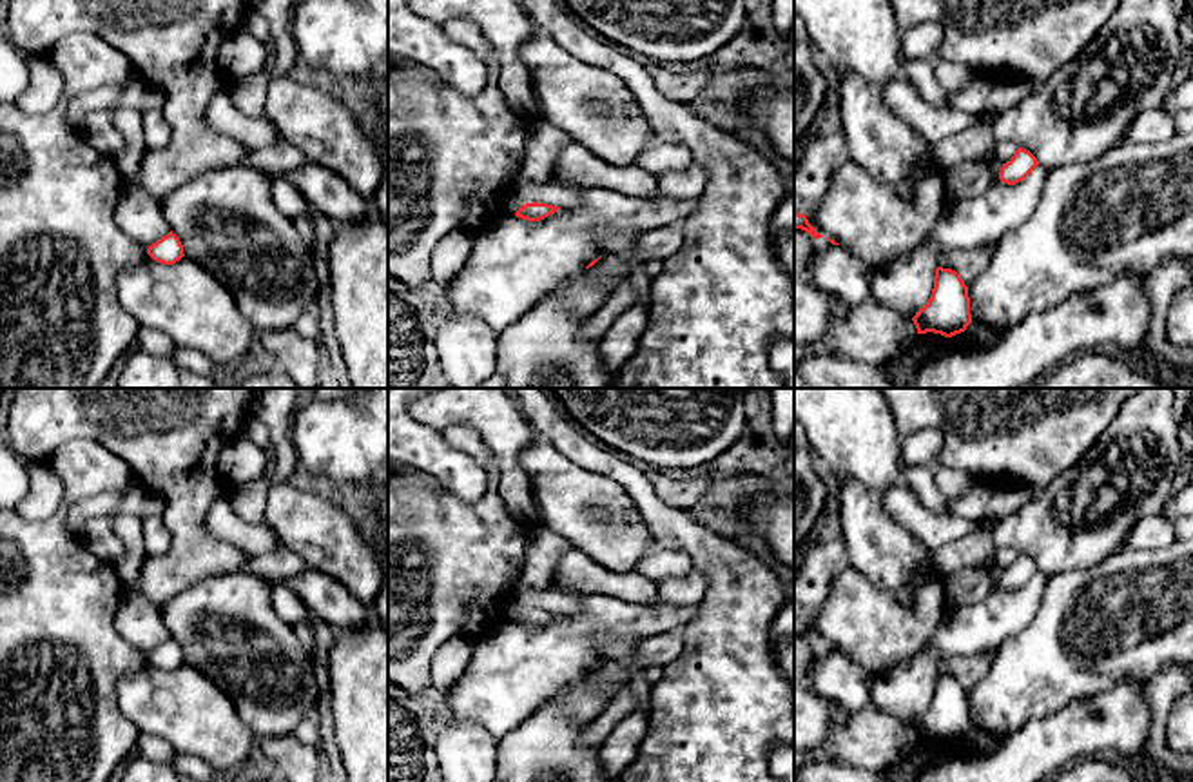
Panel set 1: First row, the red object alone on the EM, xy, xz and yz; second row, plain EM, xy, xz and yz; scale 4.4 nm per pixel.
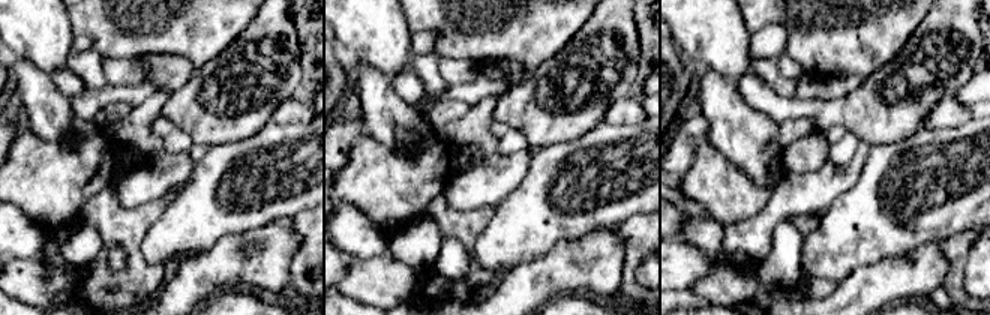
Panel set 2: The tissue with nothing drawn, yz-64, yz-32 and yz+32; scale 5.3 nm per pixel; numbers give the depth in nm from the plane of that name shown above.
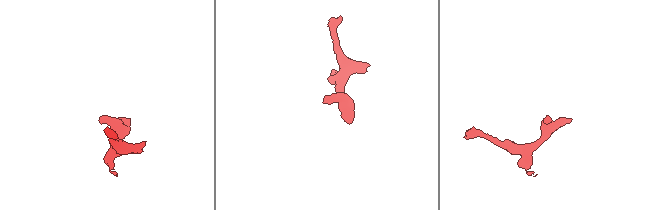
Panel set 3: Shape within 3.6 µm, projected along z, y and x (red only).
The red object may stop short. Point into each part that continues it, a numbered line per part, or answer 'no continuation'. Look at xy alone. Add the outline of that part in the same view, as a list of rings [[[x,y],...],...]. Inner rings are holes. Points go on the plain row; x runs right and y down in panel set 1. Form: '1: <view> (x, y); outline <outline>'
no continuation

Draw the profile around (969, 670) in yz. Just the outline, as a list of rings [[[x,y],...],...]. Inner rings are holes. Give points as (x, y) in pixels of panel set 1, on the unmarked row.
[[[995,651],[974,655],[946,655],[937,660],[937,673],[955,677],[966,693],[988,673]]]

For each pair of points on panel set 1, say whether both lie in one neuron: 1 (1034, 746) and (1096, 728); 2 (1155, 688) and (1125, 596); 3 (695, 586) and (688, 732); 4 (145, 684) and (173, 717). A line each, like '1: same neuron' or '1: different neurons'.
1: same neuron
2: different neurons
3: different neurons
4: same neuron

